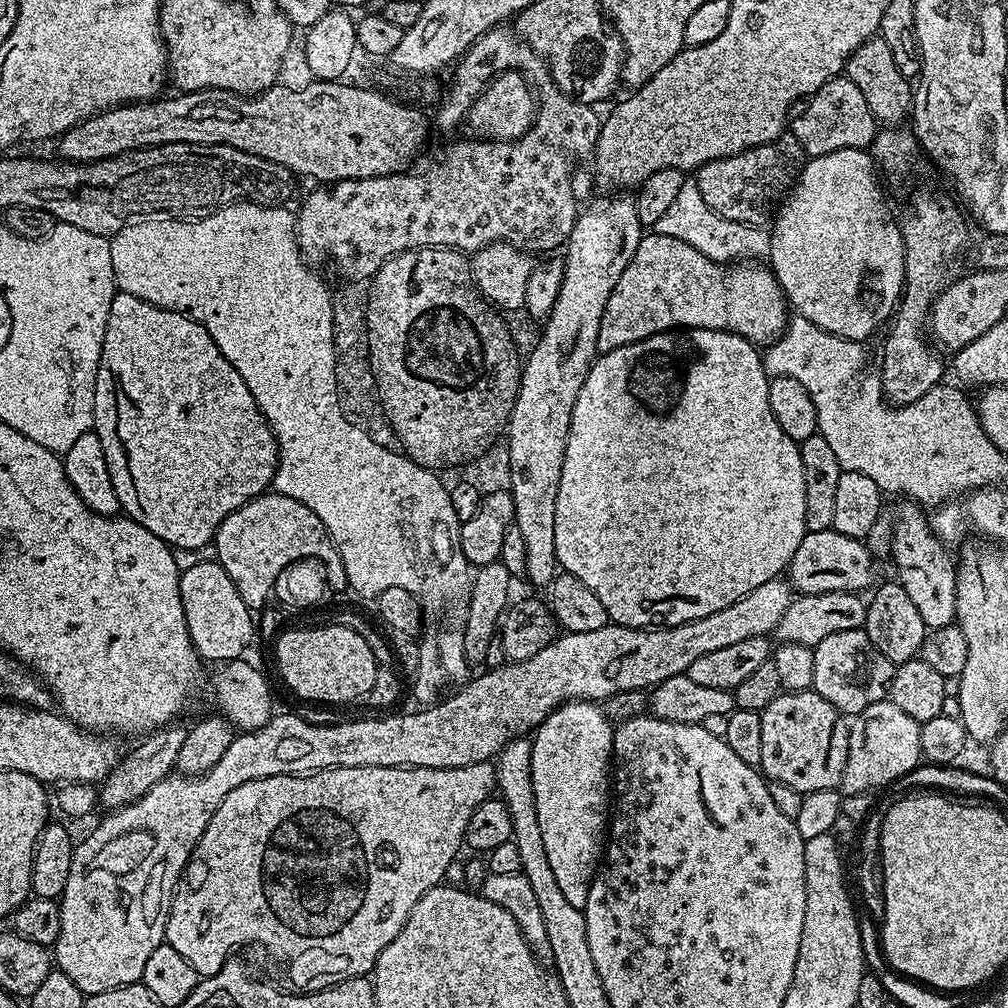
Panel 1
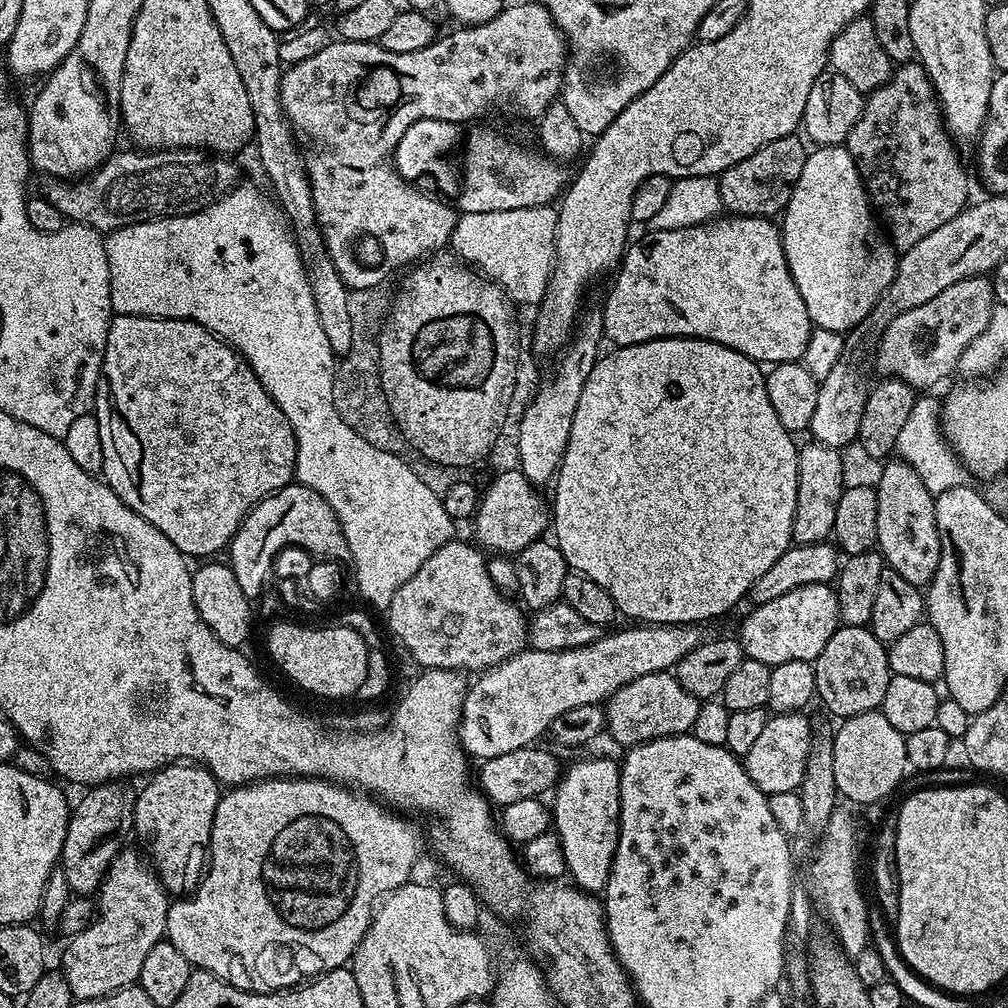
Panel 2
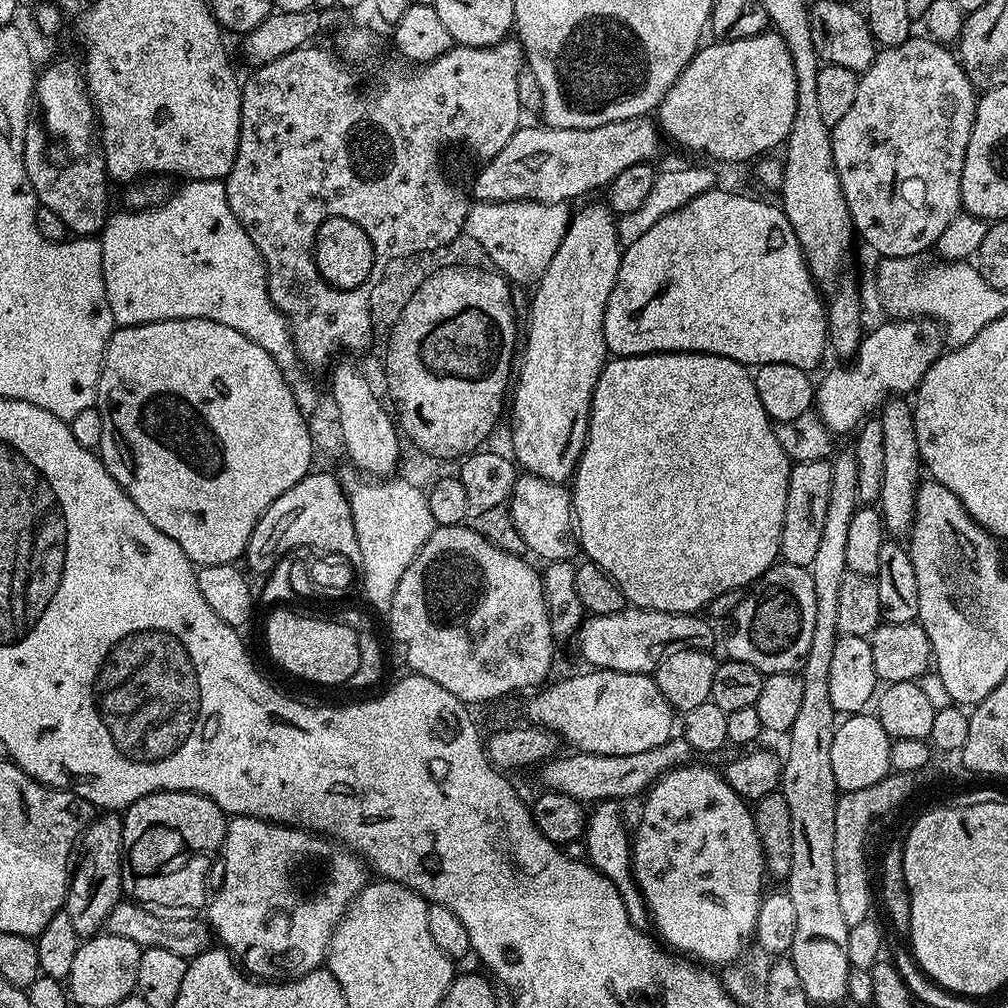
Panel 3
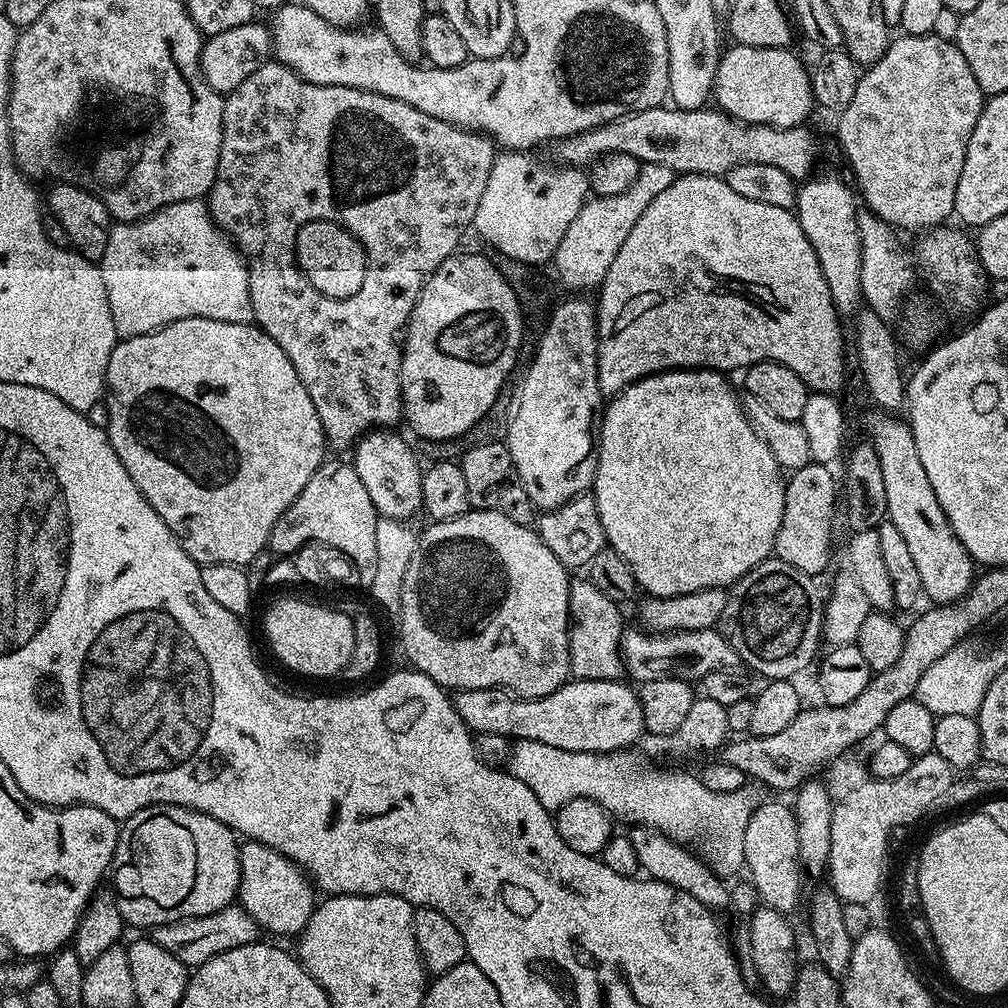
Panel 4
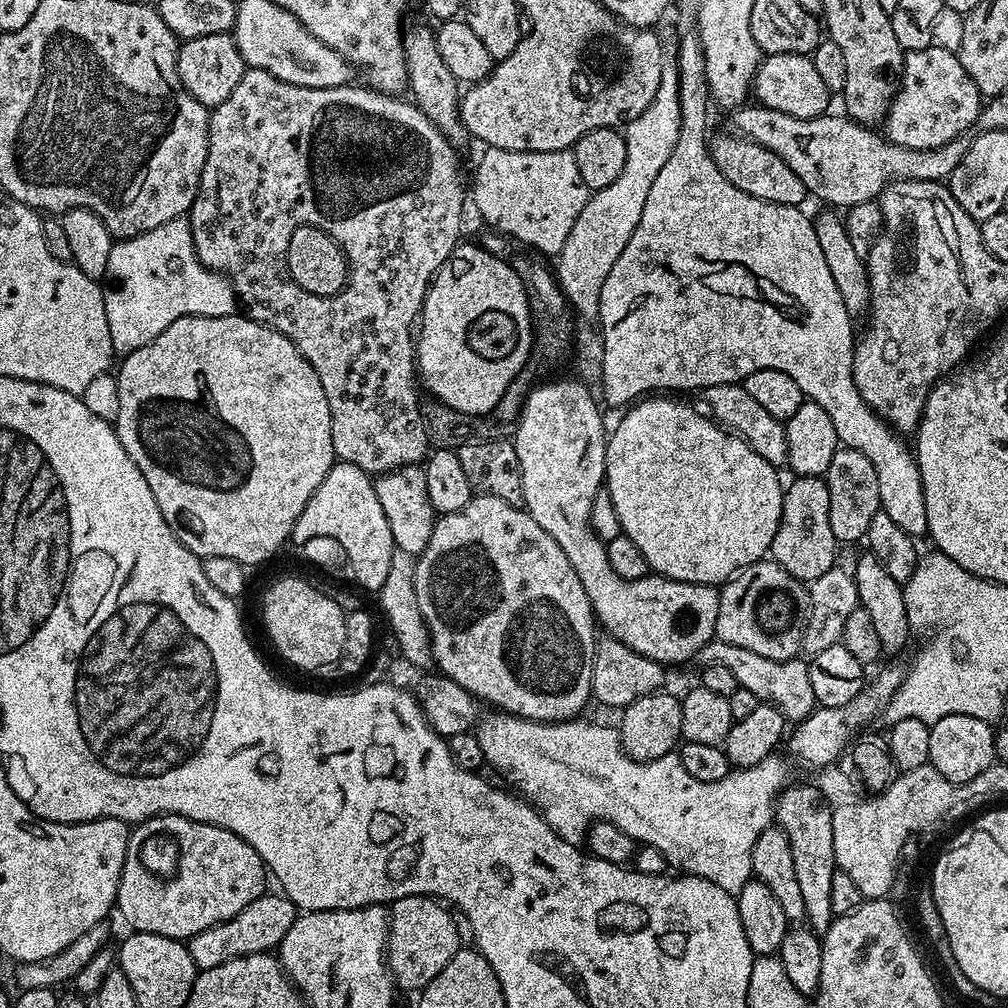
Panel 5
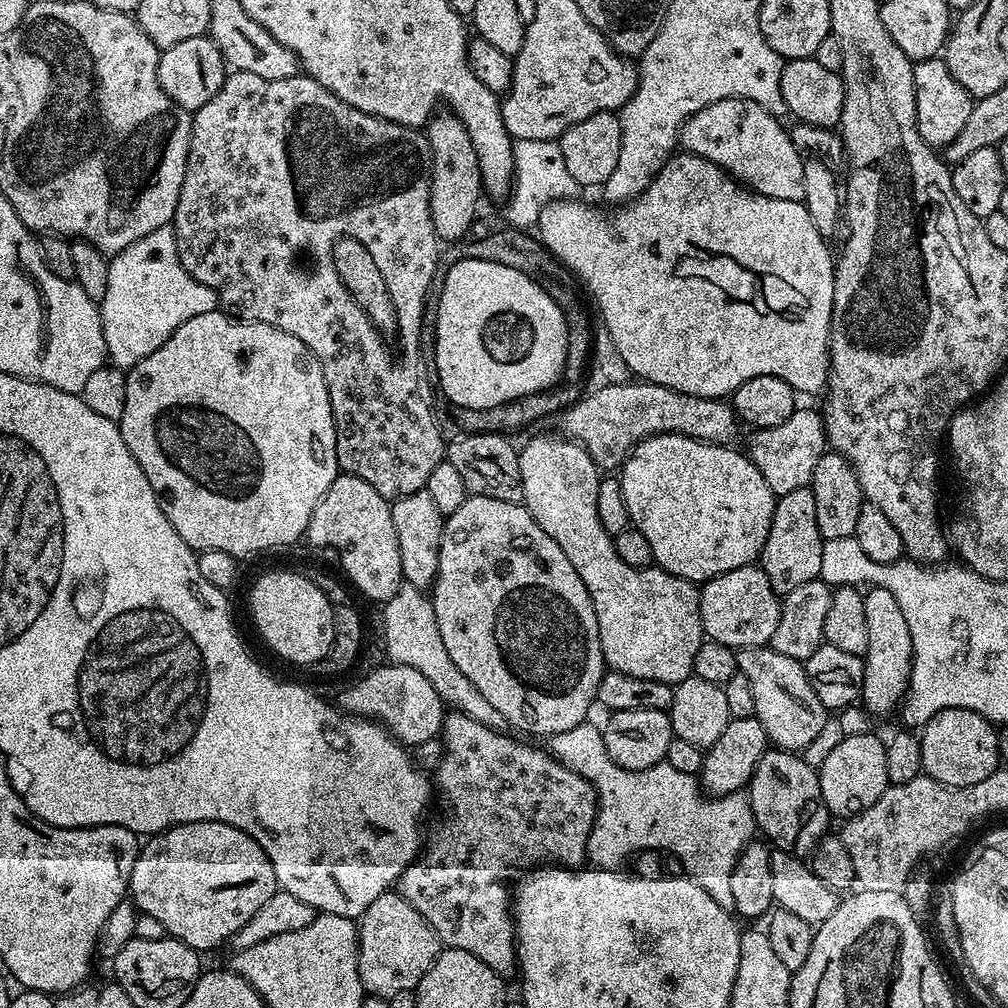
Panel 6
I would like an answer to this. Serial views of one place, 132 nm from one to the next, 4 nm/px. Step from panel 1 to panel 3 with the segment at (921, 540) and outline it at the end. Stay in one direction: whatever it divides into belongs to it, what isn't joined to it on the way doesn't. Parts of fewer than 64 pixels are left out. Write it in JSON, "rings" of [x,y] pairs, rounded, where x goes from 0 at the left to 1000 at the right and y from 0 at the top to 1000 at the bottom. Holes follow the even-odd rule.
{"rings":[[[882,395],[871,409],[876,443],[875,486],[871,507],[877,513],[878,529],[885,534],[897,534],[904,529],[909,505],[909,487],[915,479],[915,457],[911,446],[911,431],[907,427],[906,402],[897,397],[900,396]]]}

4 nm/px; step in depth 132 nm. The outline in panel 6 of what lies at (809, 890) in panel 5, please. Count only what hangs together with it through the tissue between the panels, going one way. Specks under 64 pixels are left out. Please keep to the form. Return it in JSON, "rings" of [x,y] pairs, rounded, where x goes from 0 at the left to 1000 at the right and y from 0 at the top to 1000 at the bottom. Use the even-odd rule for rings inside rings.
{"rings":[[[771,741],[758,746],[748,764],[745,776],[740,779],[740,789],[750,813],[753,828],[767,842],[782,845],[786,849],[802,851],[810,844],[813,833],[822,824],[821,813],[823,814],[823,807],[819,796],[815,792],[813,767],[798,755],[797,749]]]}

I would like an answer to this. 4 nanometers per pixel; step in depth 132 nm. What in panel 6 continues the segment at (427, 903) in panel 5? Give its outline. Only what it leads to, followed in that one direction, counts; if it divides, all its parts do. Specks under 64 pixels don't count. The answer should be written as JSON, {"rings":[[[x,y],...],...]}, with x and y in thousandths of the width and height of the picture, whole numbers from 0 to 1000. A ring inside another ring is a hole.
{"rings":[[[396,884],[380,885],[378,889],[371,891],[371,895],[367,895],[367,899],[363,899],[363,903],[355,911],[355,966],[365,988],[378,988],[381,992],[389,992],[400,984],[408,985],[419,974],[423,962],[431,958],[437,943],[437,933],[423,915],[423,911],[419,911],[419,907],[415,907],[415,903],[411,903],[411,899],[407,899],[407,895],[403,895],[403,891],[399,891]]]}

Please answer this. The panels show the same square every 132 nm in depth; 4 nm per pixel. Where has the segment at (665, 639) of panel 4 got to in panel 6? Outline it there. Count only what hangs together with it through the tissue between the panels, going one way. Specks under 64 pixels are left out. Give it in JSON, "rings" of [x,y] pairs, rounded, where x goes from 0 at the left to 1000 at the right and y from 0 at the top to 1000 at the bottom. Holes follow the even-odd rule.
{"rings":[[[764,641],[735,643],[730,647],[730,662],[744,677],[750,714],[756,716],[756,724],[760,724],[769,741],[793,747],[815,728],[815,720],[819,720],[823,706],[812,688],[808,688],[808,681],[804,681],[804,673],[795,656],[780,653],[780,649],[772,649],[772,645]]]}

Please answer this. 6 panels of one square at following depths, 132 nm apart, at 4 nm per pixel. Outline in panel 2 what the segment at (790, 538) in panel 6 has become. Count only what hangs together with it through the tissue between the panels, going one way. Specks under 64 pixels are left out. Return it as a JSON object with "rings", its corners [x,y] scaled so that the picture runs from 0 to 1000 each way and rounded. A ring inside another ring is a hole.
{"rings":[[[802,438],[792,447],[792,498],[788,502],[786,540],[816,540],[825,532],[827,513],[831,511],[831,494],[835,494],[837,456],[834,445]]]}

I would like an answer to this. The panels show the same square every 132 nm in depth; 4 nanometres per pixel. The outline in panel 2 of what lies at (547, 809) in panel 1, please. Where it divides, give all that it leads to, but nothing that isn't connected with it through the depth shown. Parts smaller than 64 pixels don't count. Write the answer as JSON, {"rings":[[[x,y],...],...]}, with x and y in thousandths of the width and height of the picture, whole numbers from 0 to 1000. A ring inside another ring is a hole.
{"rings":[[[571,754],[559,763],[558,773],[550,783],[551,790],[552,799],[549,797],[546,805],[550,811],[550,824],[556,829],[563,868],[570,880],[584,887],[598,886],[615,830],[615,758],[607,754]]]}

